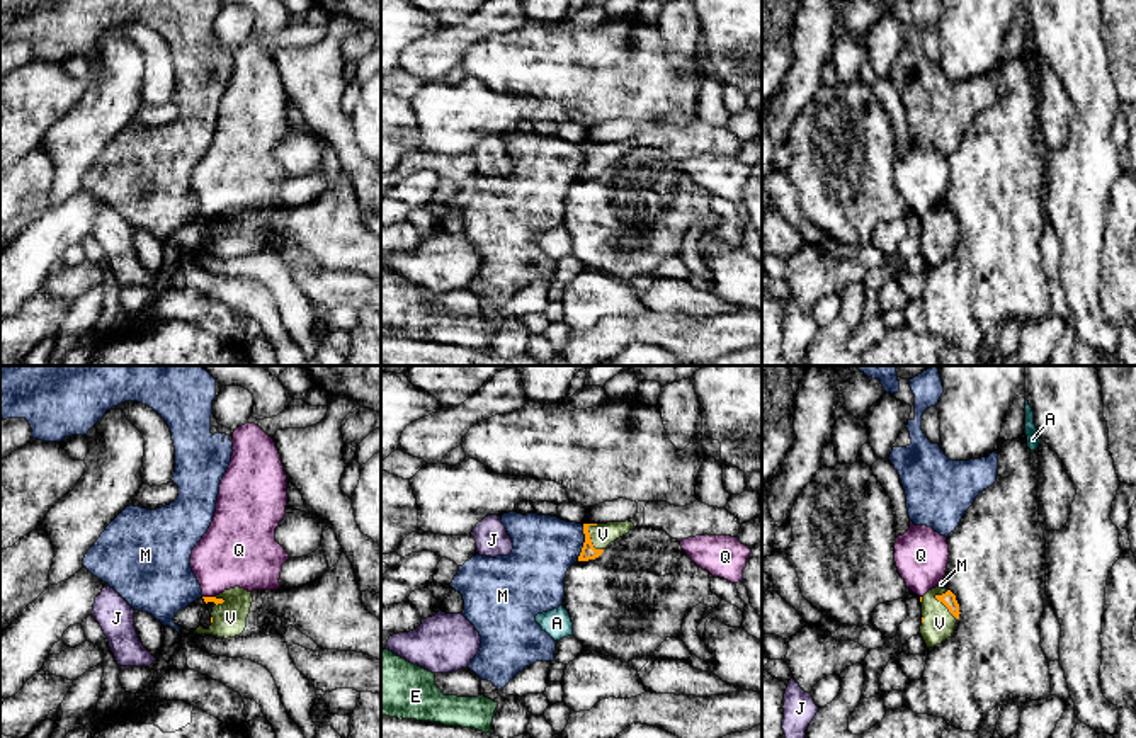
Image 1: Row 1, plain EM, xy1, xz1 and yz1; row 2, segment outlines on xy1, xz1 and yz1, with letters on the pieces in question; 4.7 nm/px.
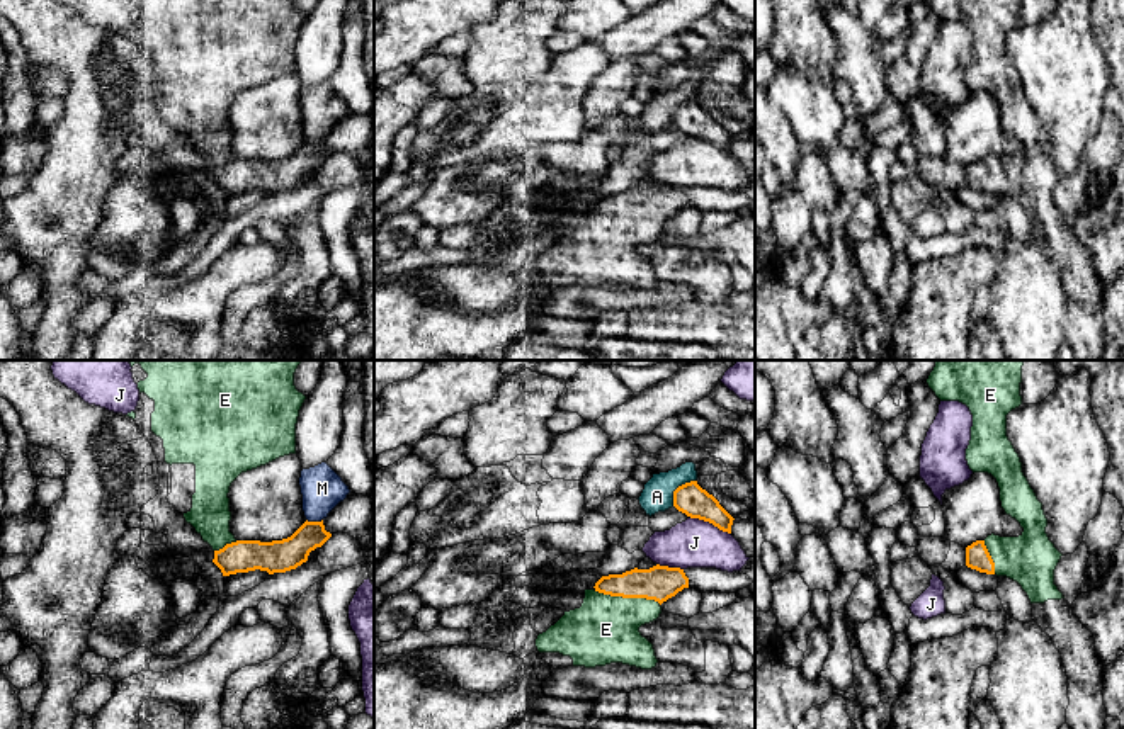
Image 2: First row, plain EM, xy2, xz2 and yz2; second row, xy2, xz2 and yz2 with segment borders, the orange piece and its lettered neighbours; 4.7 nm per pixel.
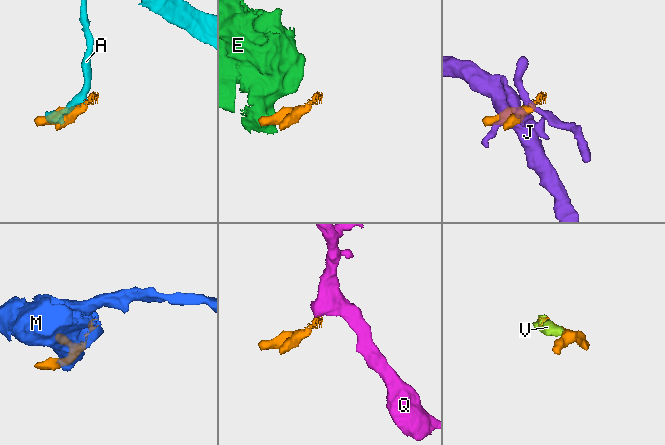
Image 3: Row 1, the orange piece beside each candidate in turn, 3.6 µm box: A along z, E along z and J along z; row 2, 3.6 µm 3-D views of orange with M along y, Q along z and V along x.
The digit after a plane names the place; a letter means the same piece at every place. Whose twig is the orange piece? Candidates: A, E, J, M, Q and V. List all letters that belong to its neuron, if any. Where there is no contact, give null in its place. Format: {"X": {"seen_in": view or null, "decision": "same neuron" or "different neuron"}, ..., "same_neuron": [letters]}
{"A": {"seen_in": "xz2", "decision": "different neuron"}, "E": {"seen_in": "xz2", "decision": "same neuron"}, "J": {"seen_in": "xz2", "decision": "different neuron"}, "M": {"seen_in": "xz1", "decision": "different neuron"}, "Q": {"seen_in": "xy1", "decision": "different neuron"}, "V": {"seen_in": "xz1", "decision": "same neuron"}, "same_neuron": ["E", "V"]}

